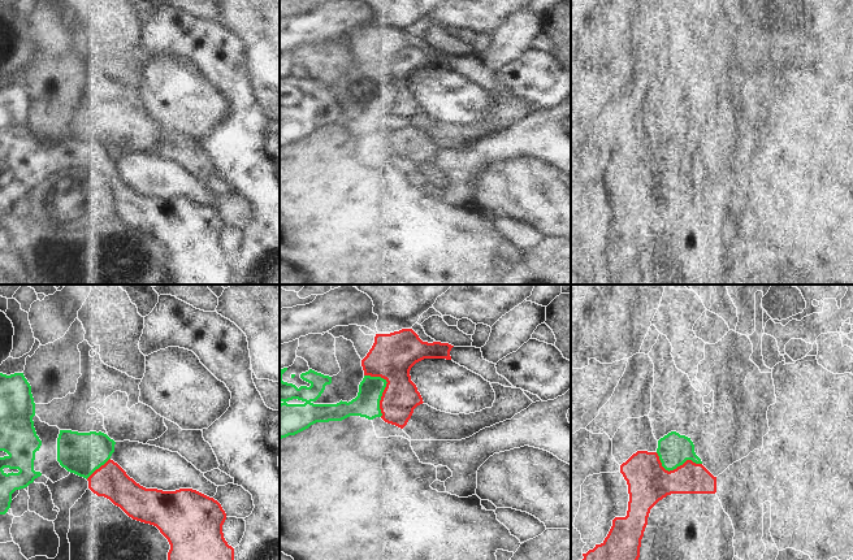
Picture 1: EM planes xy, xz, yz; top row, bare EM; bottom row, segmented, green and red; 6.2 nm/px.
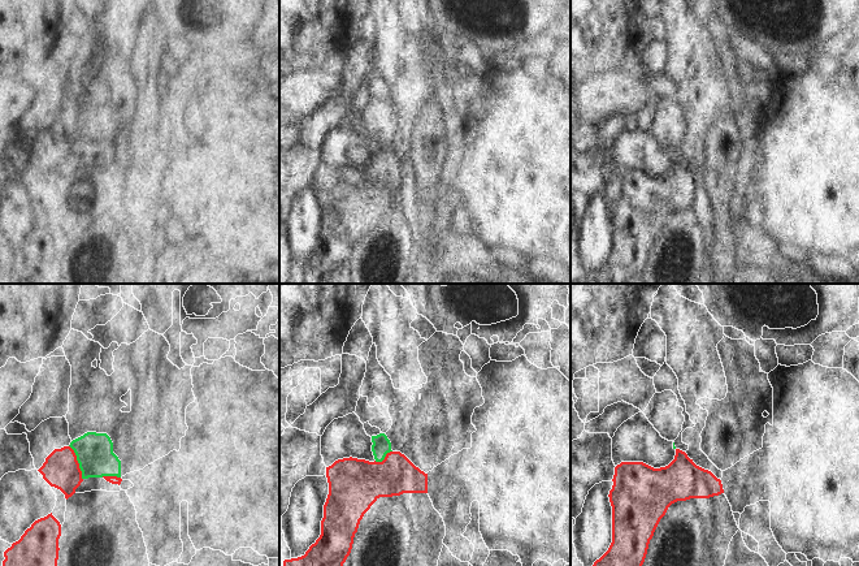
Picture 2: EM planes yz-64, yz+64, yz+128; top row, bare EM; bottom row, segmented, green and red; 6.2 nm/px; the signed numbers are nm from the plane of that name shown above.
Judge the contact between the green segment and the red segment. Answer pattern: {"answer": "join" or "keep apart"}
{"answer": "join"}

